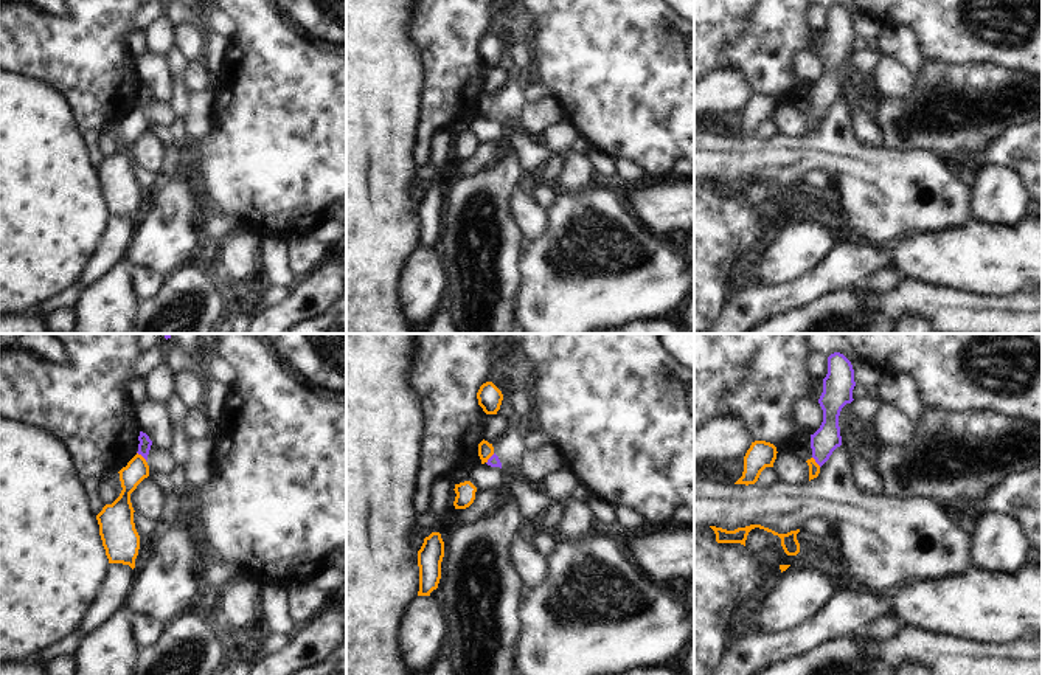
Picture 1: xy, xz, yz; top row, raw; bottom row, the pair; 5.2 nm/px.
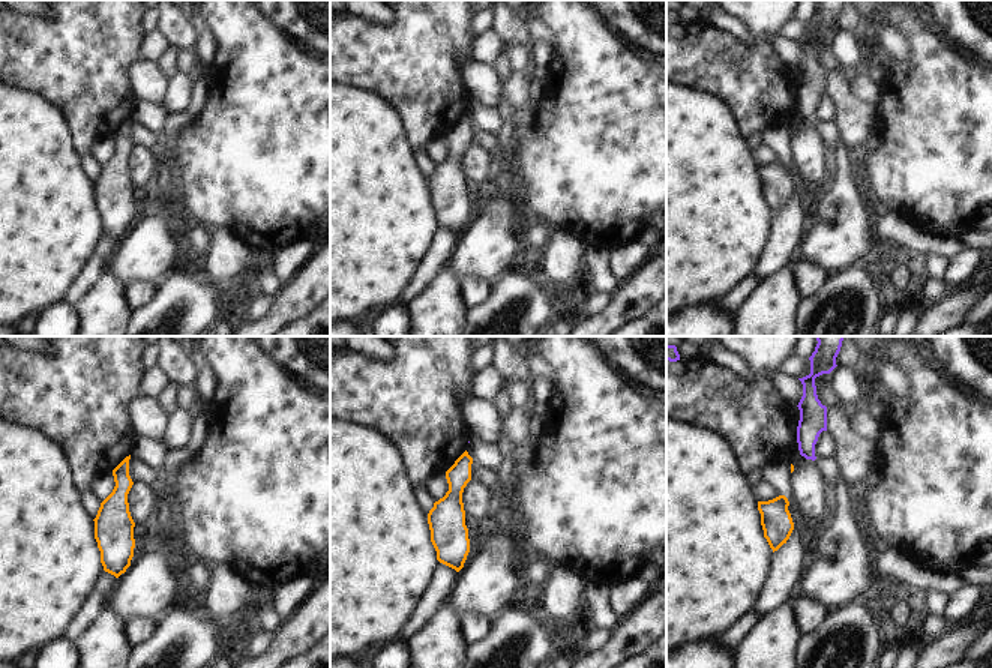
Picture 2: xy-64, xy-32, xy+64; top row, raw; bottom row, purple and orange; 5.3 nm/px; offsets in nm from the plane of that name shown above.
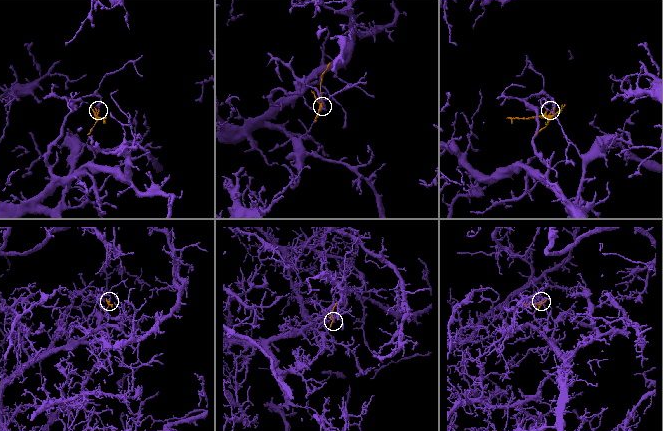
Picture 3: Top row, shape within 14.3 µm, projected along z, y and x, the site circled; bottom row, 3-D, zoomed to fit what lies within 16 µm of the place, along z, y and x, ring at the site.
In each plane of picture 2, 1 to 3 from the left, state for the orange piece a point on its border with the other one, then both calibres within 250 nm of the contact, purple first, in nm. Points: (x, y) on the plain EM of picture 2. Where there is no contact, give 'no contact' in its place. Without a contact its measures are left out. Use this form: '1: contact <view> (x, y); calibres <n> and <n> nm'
1: no contact
2: no contact
3: no contact

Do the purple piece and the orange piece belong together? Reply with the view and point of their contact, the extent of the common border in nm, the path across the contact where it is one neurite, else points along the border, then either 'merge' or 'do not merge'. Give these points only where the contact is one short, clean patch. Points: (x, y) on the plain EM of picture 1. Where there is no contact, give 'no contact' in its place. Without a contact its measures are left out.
contact xy (142, 107); length 70 nm; border xy (137, 104), (146, 112); do not merge

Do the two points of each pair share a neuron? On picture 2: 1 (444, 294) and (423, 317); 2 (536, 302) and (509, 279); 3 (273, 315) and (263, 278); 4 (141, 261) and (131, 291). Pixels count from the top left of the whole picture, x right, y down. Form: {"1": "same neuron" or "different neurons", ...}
{"1": "same neuron", "2": "same neuron", "3": "different neurons", "4": "different neurons"}

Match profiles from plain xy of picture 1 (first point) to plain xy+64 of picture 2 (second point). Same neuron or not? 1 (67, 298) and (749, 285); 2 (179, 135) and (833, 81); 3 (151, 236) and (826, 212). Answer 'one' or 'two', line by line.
1: one
2: two
3: one

